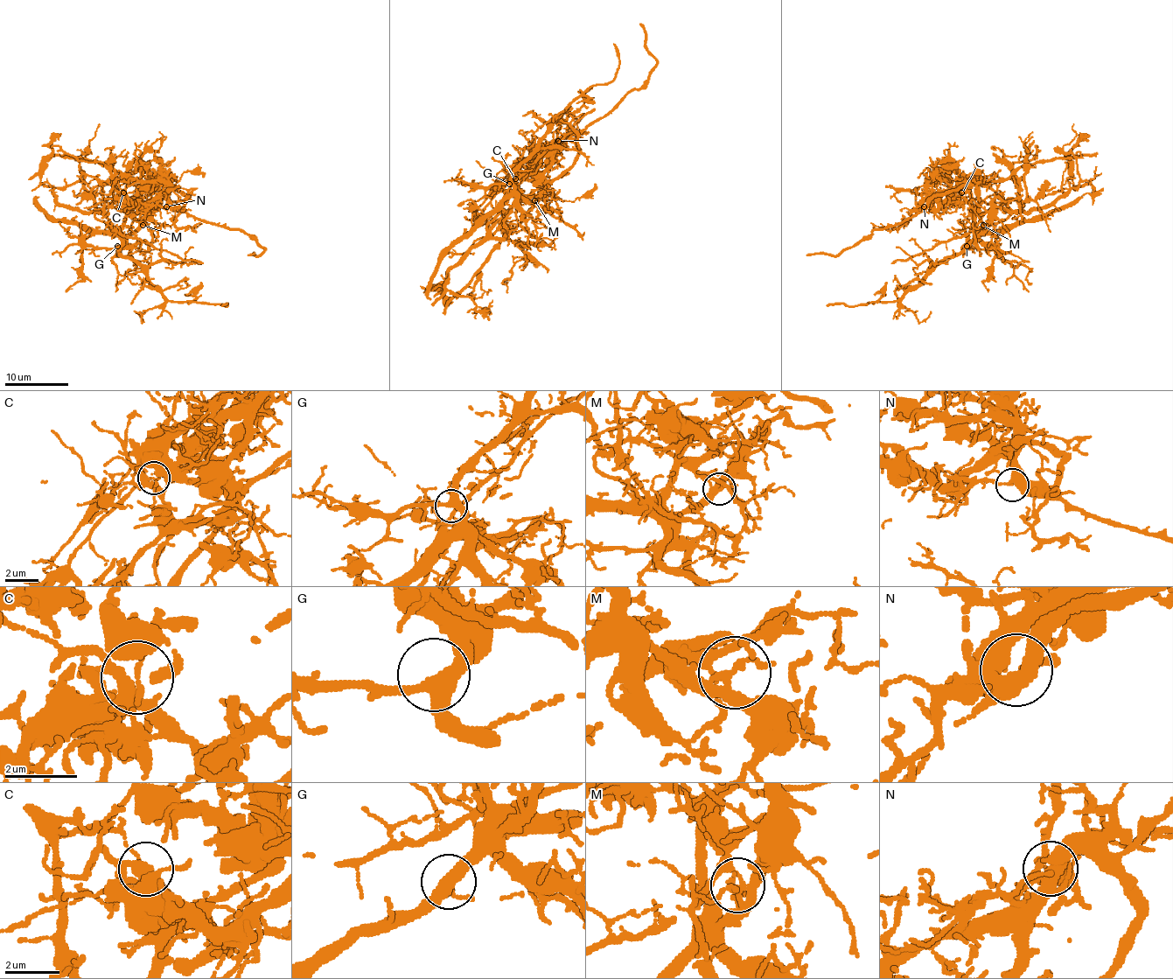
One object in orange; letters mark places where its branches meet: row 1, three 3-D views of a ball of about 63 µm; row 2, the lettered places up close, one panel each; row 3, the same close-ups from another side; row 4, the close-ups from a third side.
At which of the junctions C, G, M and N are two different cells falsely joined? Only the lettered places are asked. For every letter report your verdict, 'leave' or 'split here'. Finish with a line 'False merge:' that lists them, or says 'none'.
C: split here
G: leave
M: split here
N: leave
False merge: C, M

